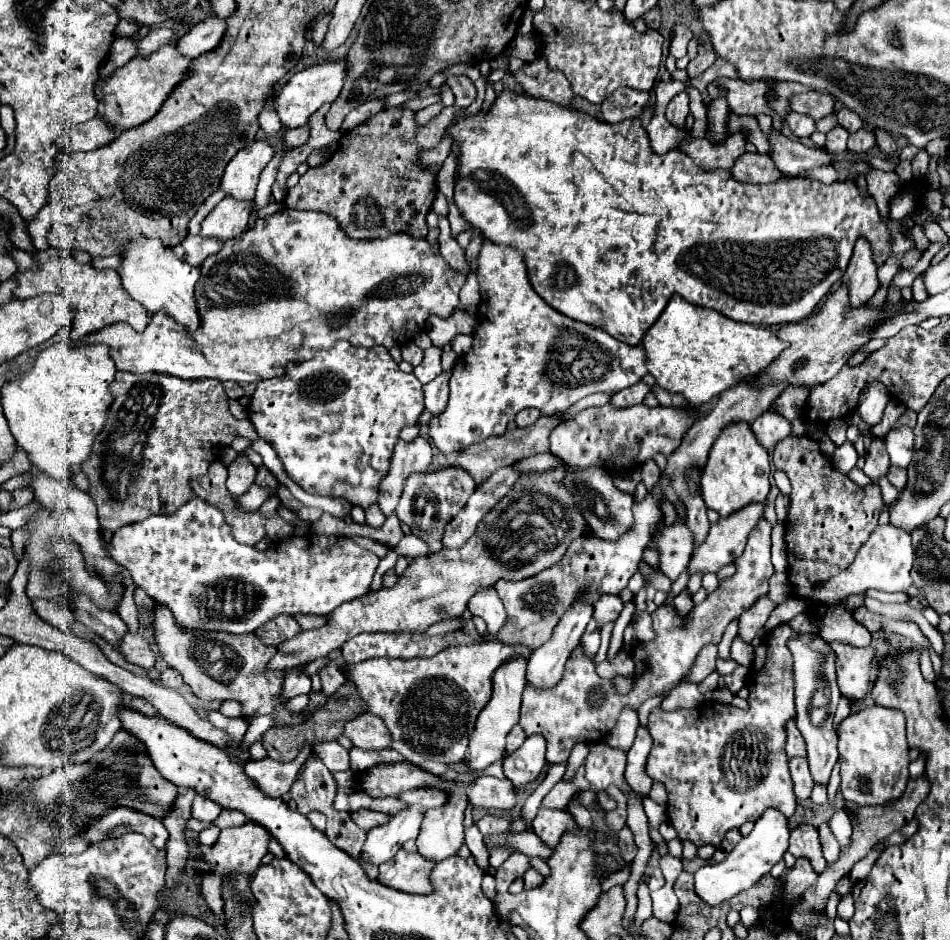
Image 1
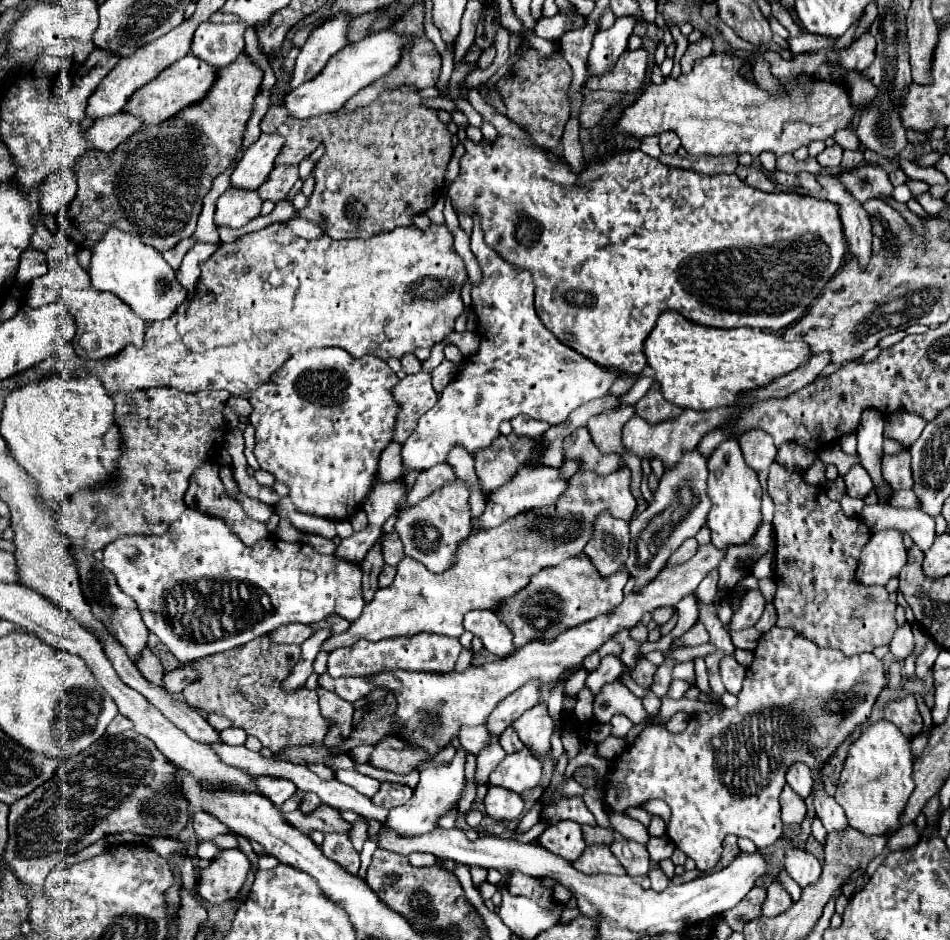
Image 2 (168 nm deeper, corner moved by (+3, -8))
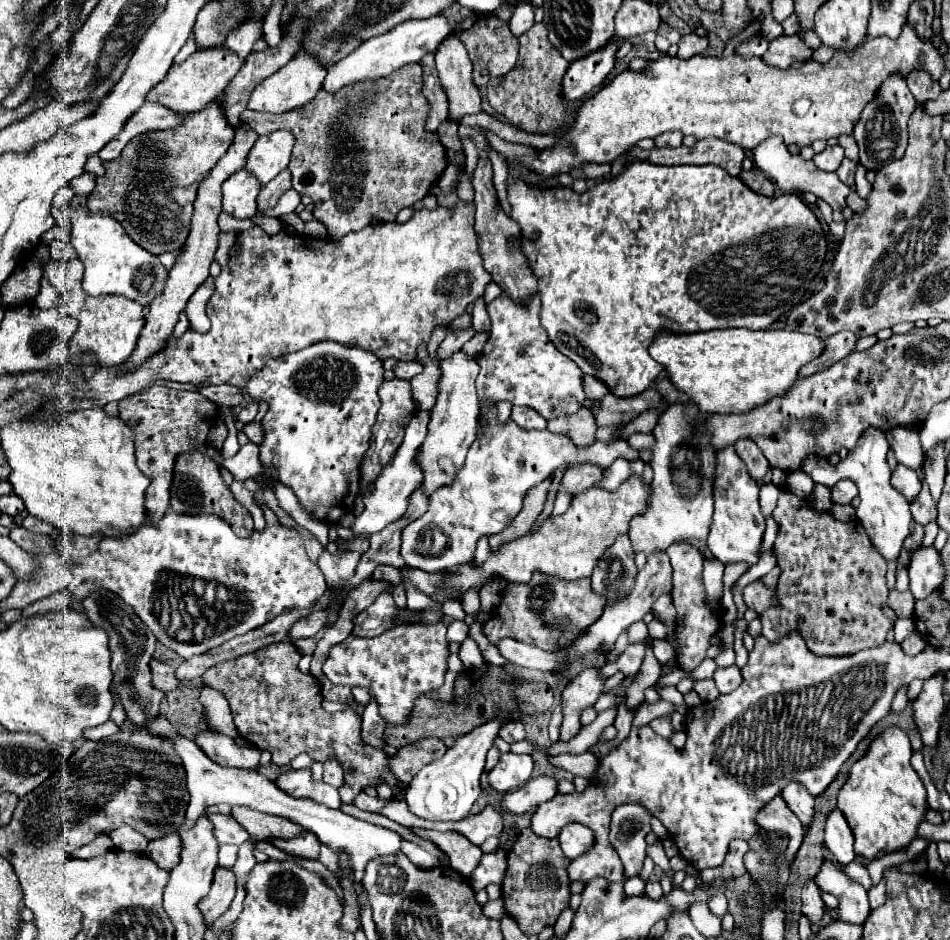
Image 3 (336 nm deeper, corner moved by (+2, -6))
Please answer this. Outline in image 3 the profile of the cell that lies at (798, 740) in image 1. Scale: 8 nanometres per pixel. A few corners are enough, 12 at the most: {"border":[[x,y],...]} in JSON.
{"border":[[797,782],[781,790],[789,810],[811,826],[815,812],[811,794]]}

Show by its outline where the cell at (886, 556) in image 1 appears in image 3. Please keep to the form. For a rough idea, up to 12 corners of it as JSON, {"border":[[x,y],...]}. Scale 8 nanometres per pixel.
{"border":[[881,430],[835,468],[811,456],[803,472],[832,488],[857,484],[855,516],[885,560],[909,536],[909,502],[889,484]]}

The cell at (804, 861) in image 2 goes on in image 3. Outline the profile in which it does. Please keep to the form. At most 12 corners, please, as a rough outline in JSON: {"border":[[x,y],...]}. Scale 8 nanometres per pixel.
{"border":[[815,882],[803,888],[803,916],[819,924],[825,916]]}

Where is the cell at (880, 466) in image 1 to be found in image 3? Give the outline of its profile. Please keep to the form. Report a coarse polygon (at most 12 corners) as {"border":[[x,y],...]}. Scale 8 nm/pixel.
{"border":[[841,480],[831,488],[833,504],[849,504],[855,496],[853,482]]}

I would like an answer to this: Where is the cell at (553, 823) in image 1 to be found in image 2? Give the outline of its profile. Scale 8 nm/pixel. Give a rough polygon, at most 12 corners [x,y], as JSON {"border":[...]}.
{"border":[[550,824],[536,842],[574,862],[586,848],[580,824]]}

